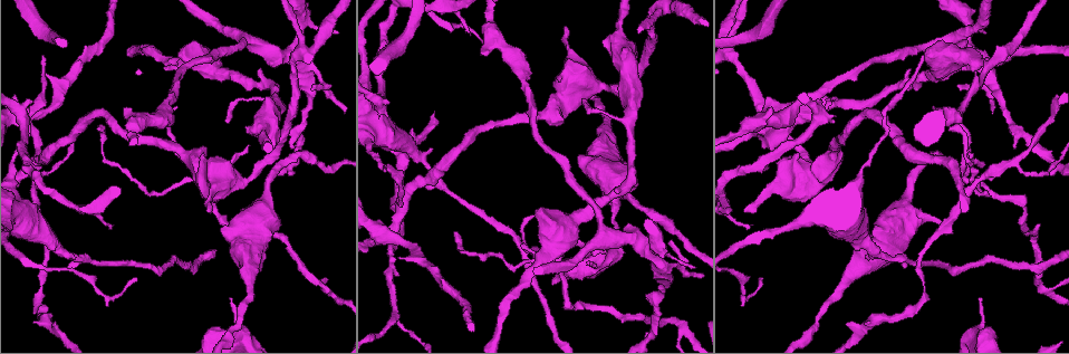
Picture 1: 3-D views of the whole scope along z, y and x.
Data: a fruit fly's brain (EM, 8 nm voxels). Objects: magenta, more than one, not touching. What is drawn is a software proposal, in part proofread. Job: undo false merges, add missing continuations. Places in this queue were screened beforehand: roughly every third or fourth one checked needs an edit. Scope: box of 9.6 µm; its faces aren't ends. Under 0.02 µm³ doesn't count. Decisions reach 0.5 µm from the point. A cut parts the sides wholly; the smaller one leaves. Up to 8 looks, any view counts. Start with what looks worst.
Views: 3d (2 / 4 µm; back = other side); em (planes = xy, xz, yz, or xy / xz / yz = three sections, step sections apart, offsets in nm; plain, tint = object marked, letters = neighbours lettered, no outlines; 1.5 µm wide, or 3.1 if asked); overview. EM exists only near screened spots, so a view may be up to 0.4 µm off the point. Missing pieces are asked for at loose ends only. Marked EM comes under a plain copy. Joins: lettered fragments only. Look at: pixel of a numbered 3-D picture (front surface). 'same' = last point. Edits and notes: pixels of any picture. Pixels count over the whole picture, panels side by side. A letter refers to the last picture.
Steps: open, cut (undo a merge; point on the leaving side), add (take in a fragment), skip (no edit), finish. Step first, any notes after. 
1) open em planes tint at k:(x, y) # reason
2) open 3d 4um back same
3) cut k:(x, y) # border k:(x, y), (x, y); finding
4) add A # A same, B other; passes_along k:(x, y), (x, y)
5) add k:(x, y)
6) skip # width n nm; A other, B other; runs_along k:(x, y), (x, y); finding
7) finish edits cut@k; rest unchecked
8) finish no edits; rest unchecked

open em xz step 4 letters at 1:(231, 298) # branch stops here

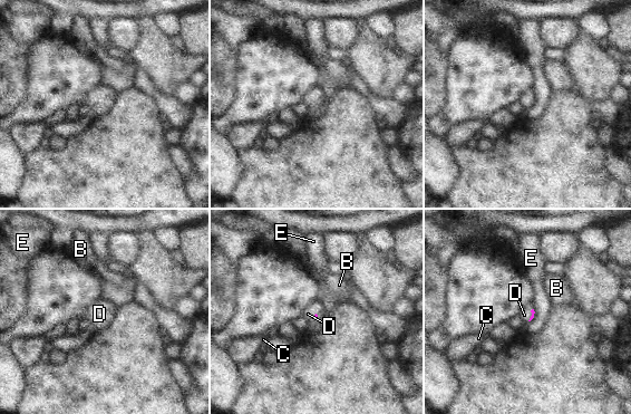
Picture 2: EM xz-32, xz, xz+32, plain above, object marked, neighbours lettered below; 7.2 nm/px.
open em planes letters same

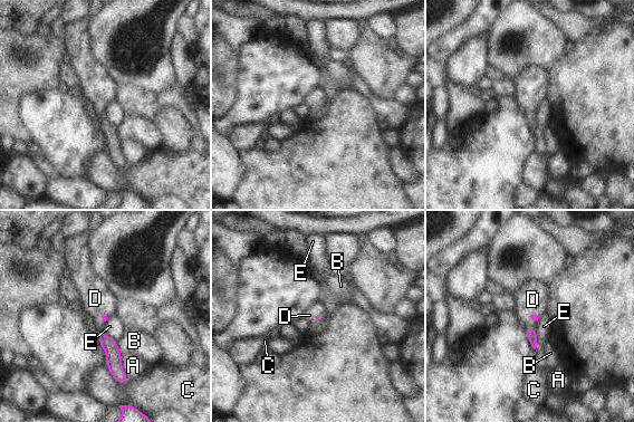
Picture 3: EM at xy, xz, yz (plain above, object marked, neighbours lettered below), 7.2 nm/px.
add D # A other, B other, C other, D same, E other; it goes on there

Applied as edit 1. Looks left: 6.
open em planes letters at 1:(910, 68) # free end

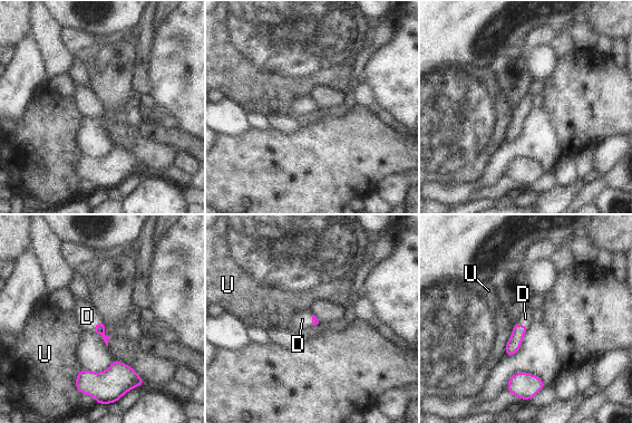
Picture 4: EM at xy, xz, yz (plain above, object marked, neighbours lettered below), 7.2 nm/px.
add D # D same, U other; passes_along 4:(514, 343), (522, 325), (525, 318); it goes on there

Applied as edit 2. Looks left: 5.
open overview # redraw

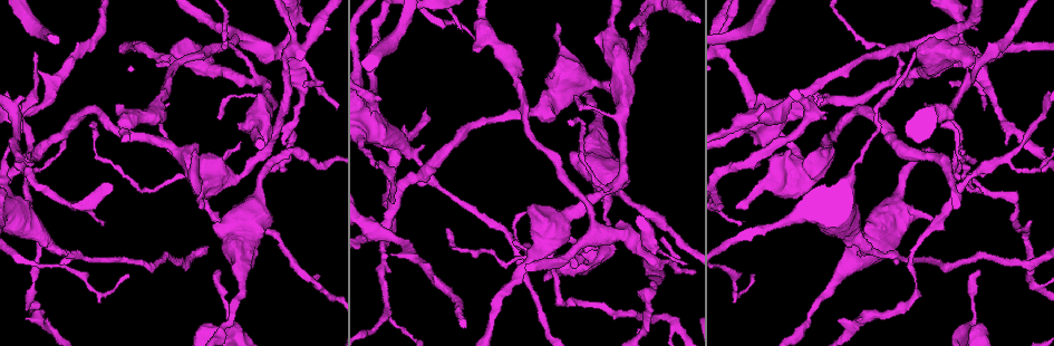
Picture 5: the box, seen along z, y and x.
open 3d 2um back at 5:(127, 274) # branch stops here

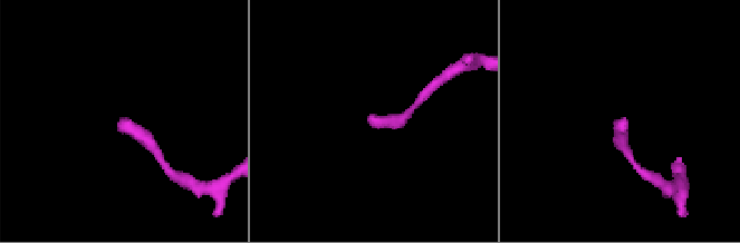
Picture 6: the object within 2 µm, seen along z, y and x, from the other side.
open em xy step 8 tint at 6:(122, 117) # now the EM

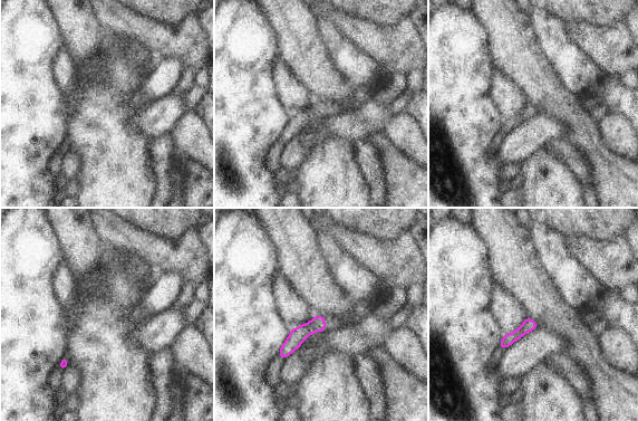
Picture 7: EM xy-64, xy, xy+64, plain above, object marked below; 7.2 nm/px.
open em planes letters same # another direction

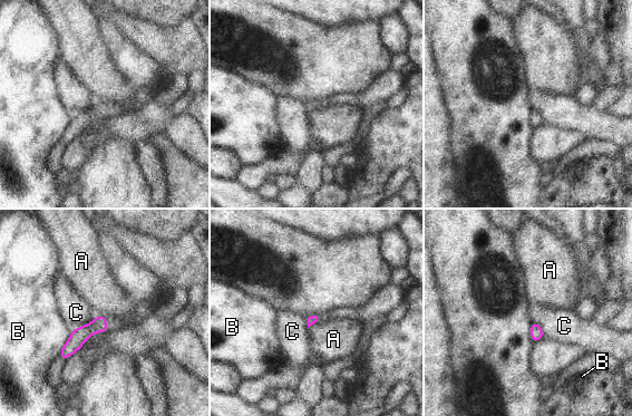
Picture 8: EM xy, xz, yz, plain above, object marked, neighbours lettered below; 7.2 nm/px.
skip # A other, B other, C other; runs_along 8:(103, 319), (62, 354); none of them fits

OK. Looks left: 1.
finish edits add@3, add@4; rest unchecked

